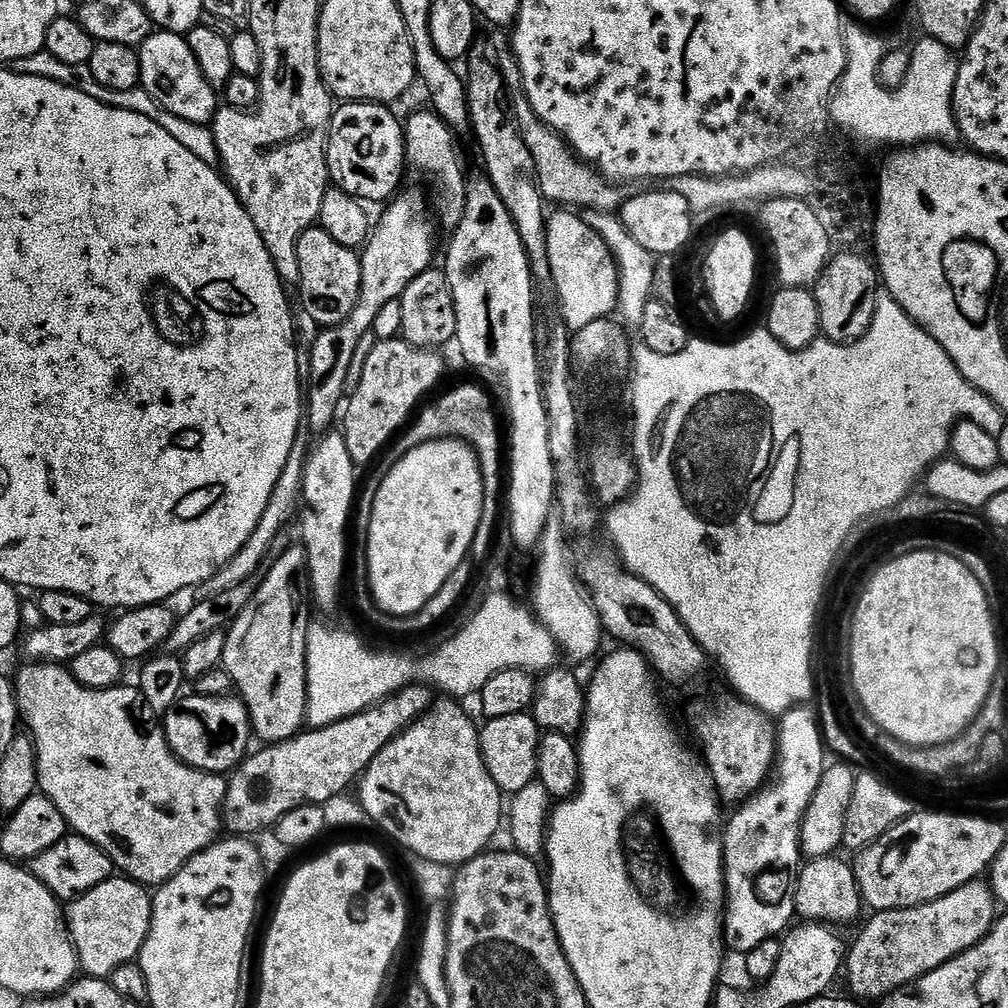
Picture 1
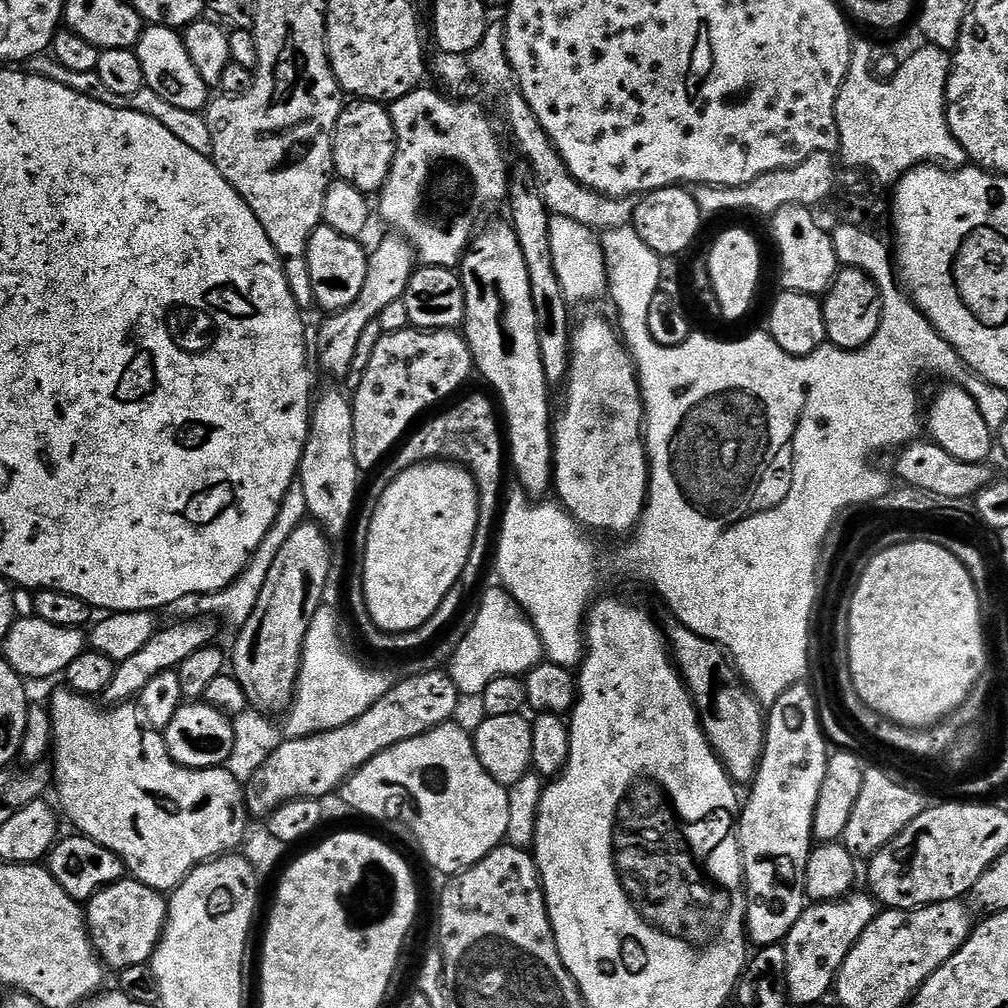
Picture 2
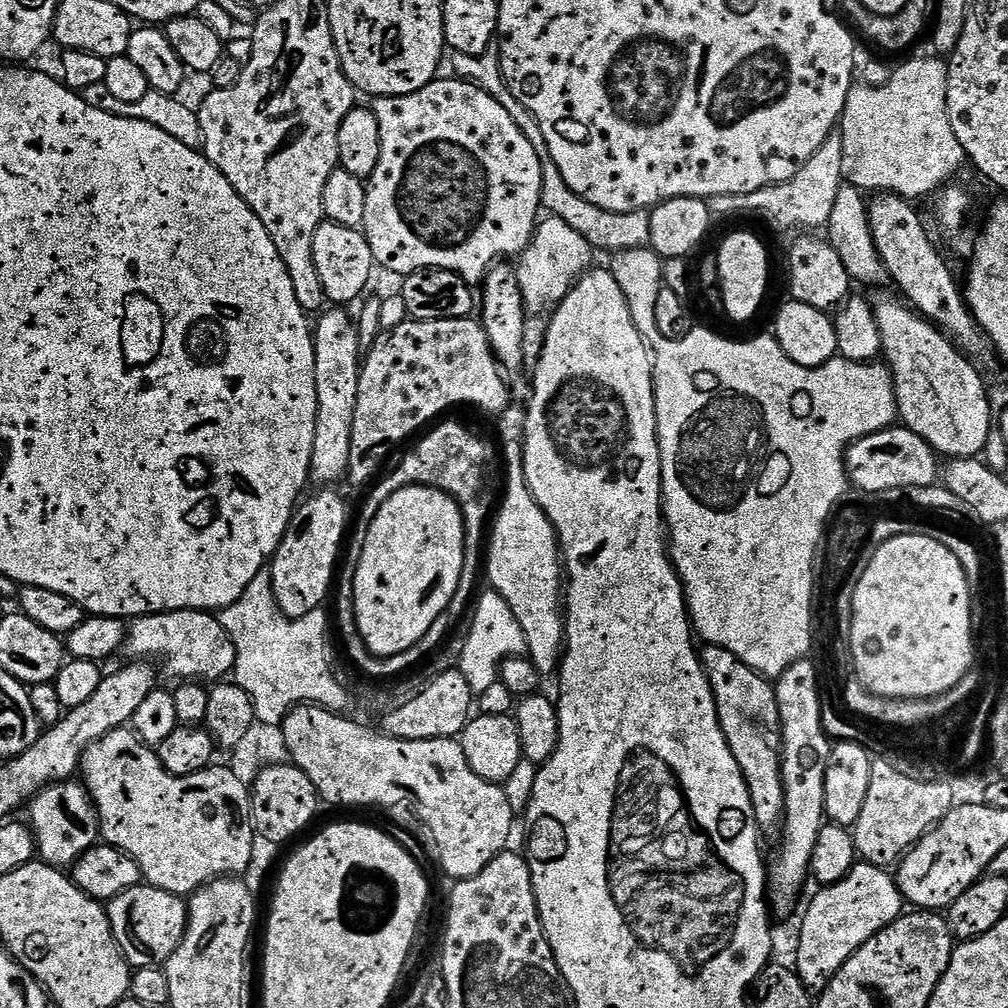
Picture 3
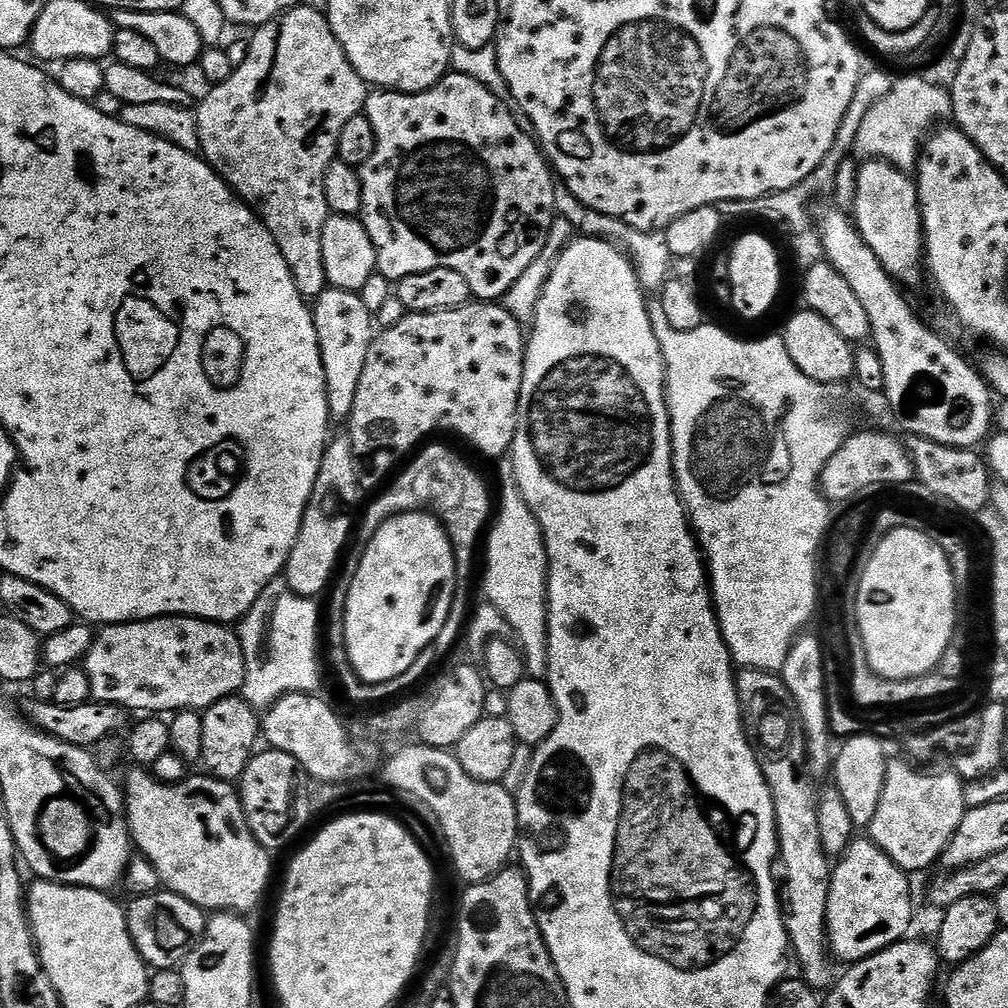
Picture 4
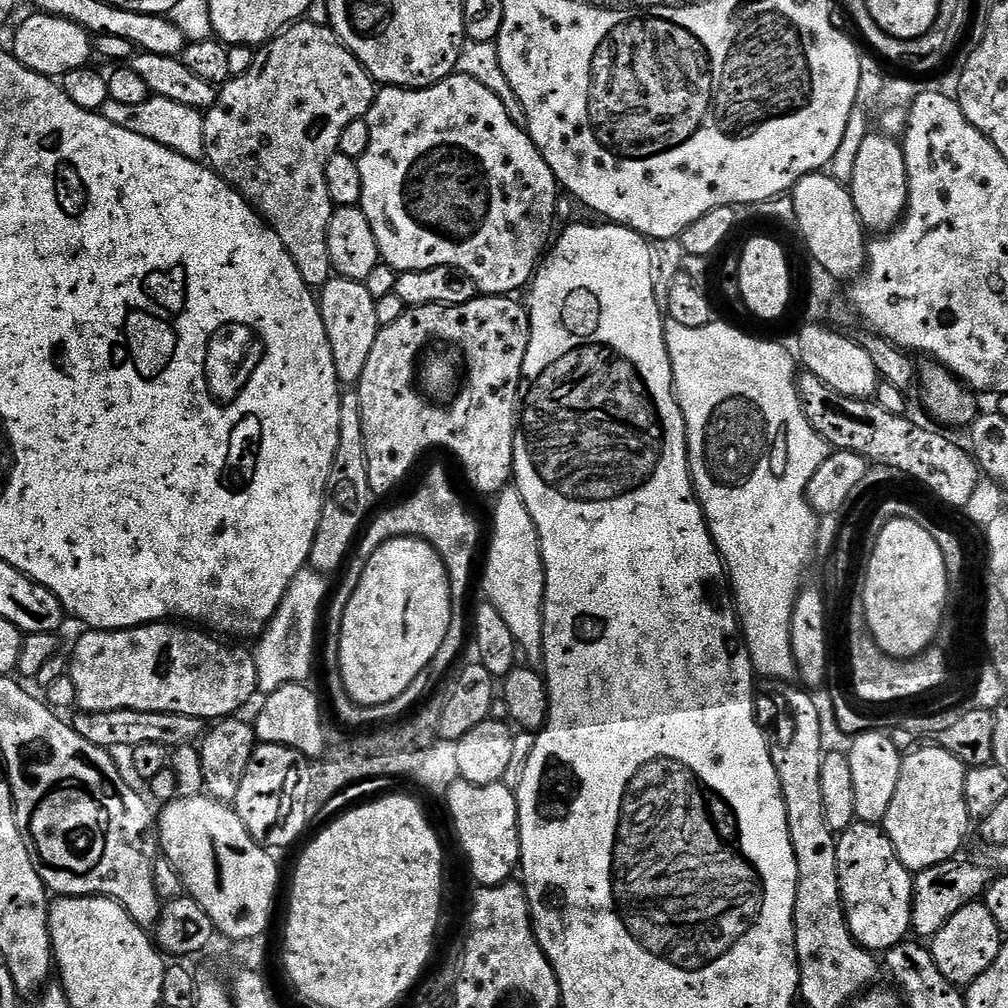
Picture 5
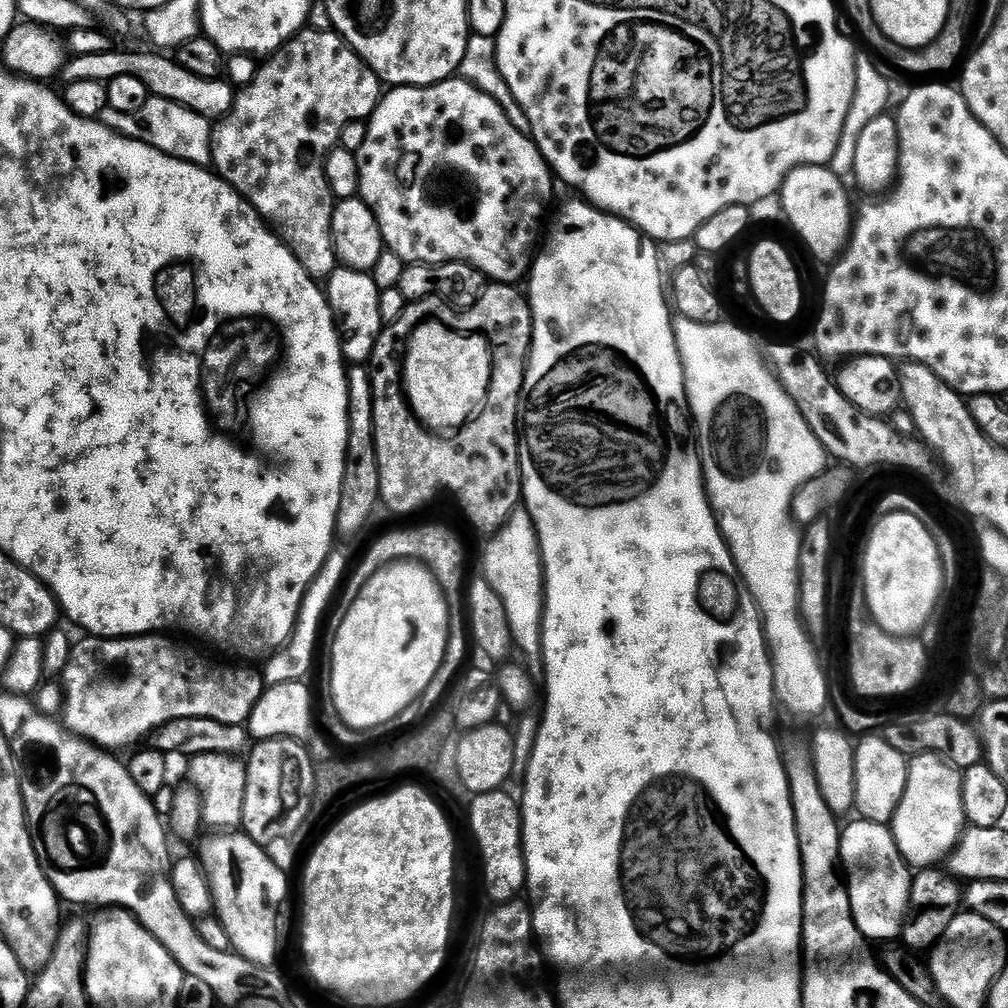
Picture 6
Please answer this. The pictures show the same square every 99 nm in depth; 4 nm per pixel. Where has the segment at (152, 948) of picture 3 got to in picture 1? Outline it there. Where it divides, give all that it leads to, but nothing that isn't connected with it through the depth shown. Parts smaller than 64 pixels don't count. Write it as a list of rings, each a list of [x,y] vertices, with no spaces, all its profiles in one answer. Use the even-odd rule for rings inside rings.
[[[116,879],[103,880],[97,888],[82,893],[66,908],[66,936],[76,953],[77,965],[88,978],[108,978],[118,966],[133,963],[148,937],[148,922],[152,918],[149,889],[135,880]]]

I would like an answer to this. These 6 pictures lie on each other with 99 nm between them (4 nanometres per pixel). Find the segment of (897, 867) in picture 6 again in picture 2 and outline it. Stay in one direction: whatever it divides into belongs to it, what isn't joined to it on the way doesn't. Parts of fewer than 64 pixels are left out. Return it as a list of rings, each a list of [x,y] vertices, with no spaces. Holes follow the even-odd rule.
[[[849,894],[835,902],[816,902],[805,907],[804,913],[794,922],[788,939],[783,941],[786,954],[784,983],[788,999],[793,1005],[816,1004],[833,991],[836,974],[845,958],[858,942],[858,938],[878,915],[878,904],[871,895]]]

